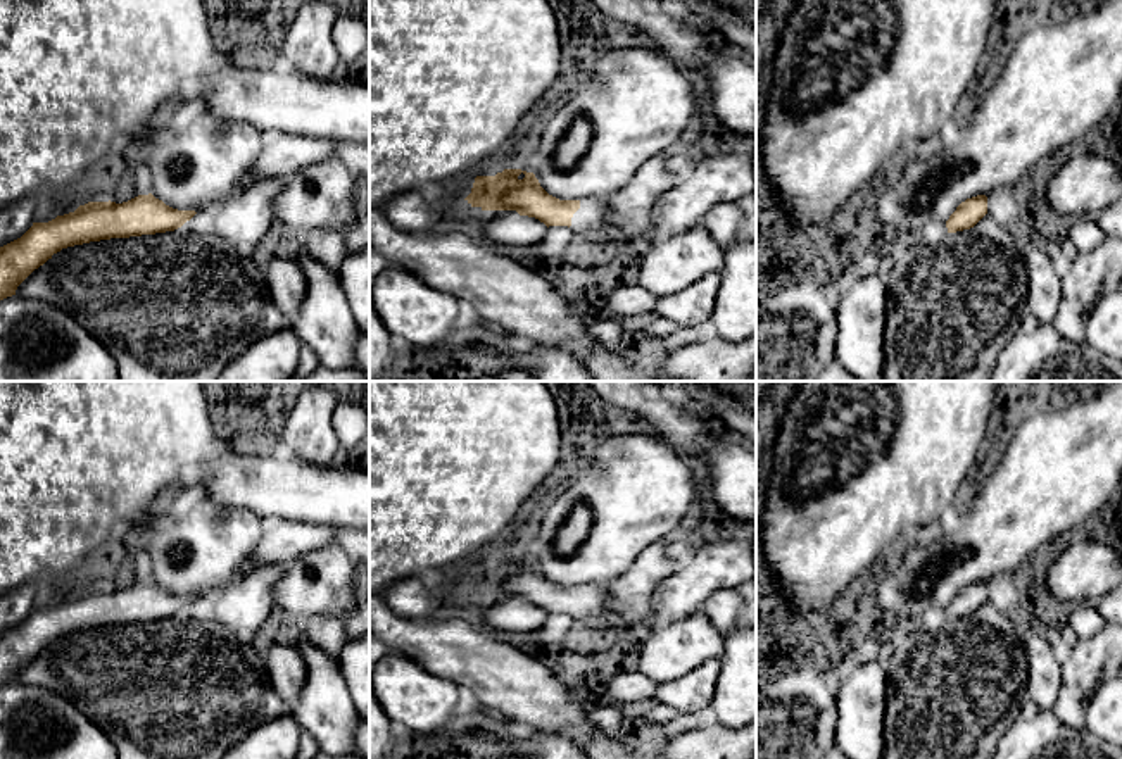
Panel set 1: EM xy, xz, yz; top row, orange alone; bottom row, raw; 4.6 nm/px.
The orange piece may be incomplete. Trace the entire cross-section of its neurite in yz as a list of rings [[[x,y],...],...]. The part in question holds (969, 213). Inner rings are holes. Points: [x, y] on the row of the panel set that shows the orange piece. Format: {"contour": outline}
{"contour": [[[977,195],[961,202],[946,221],[948,233],[974,228],[987,214],[987,197]]]}

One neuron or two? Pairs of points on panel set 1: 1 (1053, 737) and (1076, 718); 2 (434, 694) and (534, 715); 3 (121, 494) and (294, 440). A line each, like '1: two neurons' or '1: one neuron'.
1: two neurons
2: two neurons
3: two neurons

